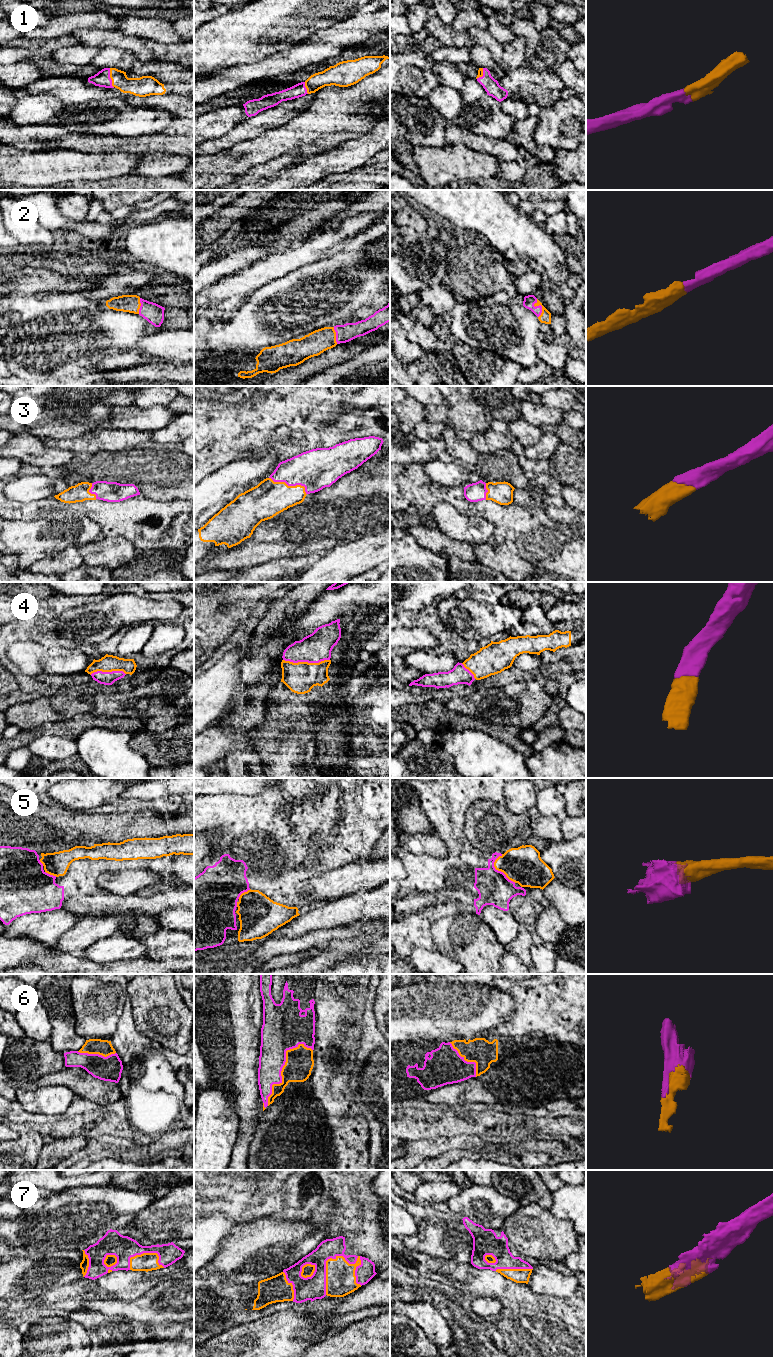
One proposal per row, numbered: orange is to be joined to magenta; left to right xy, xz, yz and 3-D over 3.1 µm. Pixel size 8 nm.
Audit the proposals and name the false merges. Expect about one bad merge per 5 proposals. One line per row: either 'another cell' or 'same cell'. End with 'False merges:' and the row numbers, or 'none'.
1: same cell
2: same cell
3: same cell
4: same cell
5: same cell
6: same cell
7: same cell
False merges: none

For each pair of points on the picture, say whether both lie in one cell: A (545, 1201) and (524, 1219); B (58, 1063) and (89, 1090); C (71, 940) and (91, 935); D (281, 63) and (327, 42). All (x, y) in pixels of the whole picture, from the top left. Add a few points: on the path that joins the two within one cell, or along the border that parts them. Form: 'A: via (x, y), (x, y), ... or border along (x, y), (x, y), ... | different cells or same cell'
A: border along (521, 1205), (537, 1202), (548, 1210) | different cells
B: border along (65, 1066), (60, 1070), (46, 1073), (41, 1077) | different cells
C: via (76, 938), (86, 935) | same cell
D: via (292, 59), (316, 49) | same cell

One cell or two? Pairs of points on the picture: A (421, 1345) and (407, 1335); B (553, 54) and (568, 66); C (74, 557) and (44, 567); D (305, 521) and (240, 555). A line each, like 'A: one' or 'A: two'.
A: one
B: two
C: one
D: one

